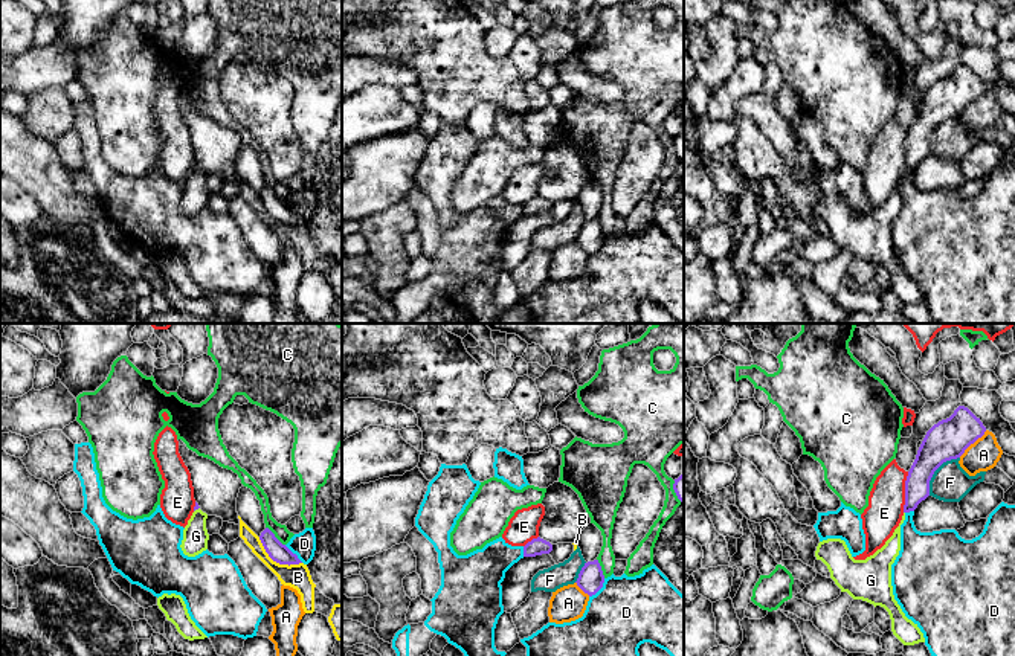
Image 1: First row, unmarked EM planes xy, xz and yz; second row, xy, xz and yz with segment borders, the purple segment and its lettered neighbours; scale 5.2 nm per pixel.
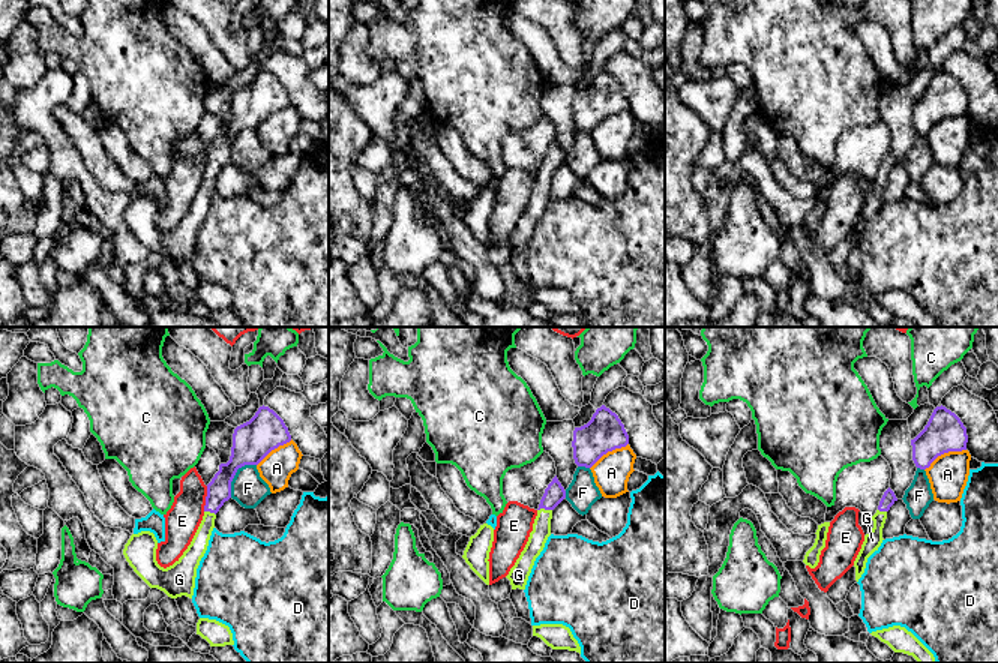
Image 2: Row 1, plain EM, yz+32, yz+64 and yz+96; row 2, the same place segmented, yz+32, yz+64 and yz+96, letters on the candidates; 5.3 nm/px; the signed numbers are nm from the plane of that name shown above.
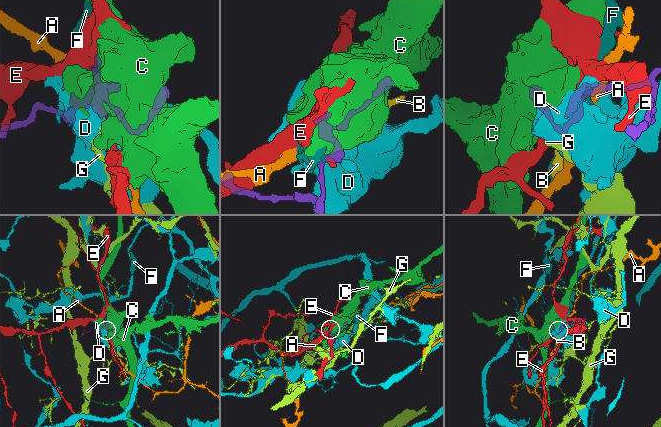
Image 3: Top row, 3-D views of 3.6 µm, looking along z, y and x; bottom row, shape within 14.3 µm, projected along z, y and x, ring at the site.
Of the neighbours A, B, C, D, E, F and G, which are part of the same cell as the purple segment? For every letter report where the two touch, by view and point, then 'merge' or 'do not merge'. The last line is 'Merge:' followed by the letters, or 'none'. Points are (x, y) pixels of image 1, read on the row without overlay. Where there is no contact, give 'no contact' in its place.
A: contact yz (973, 101); do not merge
B: contact xy (277, 220); do not merge
C: contact xy (273, 194); do not merge
D: contact xz (599, 247); do not merge
E: contact yz (905, 150); do not merge
F: contact yz (934, 128); do not merge
G: contact xy (196, 167); merge
Merge: G

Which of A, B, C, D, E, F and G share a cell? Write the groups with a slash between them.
A / B F / C / D / E / G

